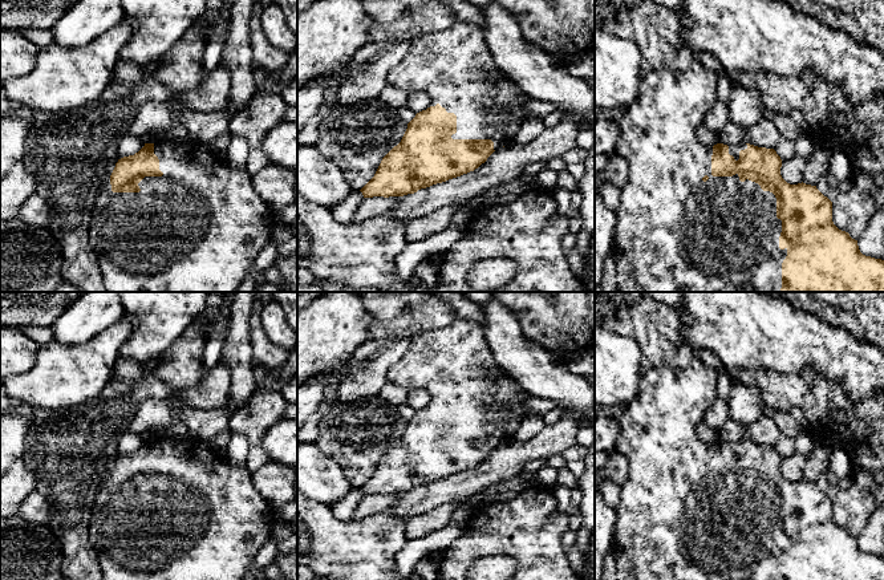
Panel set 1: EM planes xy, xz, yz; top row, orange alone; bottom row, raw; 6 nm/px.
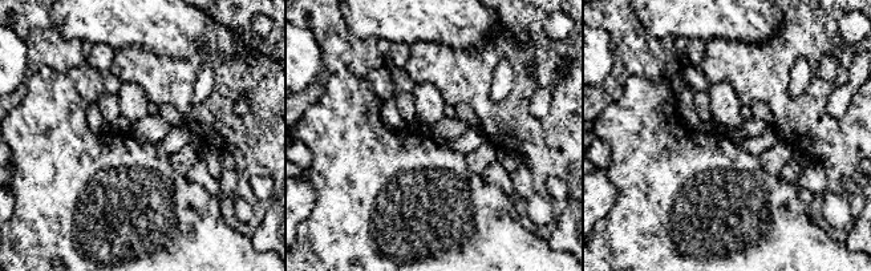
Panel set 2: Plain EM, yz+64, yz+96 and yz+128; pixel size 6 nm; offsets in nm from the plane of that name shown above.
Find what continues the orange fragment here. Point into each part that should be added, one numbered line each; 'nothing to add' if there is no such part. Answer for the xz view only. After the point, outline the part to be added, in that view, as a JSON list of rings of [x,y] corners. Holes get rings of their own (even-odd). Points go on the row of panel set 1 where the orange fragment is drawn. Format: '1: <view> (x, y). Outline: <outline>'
1: xz (454, 67). Outline: [[[458,20],[438,33],[414,37],[407,54],[388,73],[388,84],[406,93],[426,93],[430,106],[439,104],[457,115],[453,139],[491,139],[495,151],[510,145],[526,121],[539,118],[524,108],[528,97],[498,69],[484,42],[483,28],[473,23]]]

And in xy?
1: xy (199, 227). Outline: [[[165,137],[154,143],[154,154],[159,159],[162,177],[145,177],[139,192],[113,192],[110,181],[98,192],[89,224],[89,246],[102,272],[102,283],[108,292],[238,292],[242,281],[252,269],[256,257],[272,239],[275,214],[252,187],[251,174],[246,169],[228,167],[222,155],[211,151],[207,145],[190,141],[171,141]]]

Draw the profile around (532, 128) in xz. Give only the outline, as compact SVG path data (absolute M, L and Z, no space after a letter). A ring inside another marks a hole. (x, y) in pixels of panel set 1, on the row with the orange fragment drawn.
M528 119L519 127L511 143L526 145L534 141L544 129L543 119Z

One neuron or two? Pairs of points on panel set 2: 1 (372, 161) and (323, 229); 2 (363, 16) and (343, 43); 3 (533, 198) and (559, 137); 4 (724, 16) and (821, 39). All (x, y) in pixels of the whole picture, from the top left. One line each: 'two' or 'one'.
1: one
2: two
3: two
4: two

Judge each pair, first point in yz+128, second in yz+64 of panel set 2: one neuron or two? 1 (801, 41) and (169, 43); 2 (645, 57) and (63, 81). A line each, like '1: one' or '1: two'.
1: two
2: two

